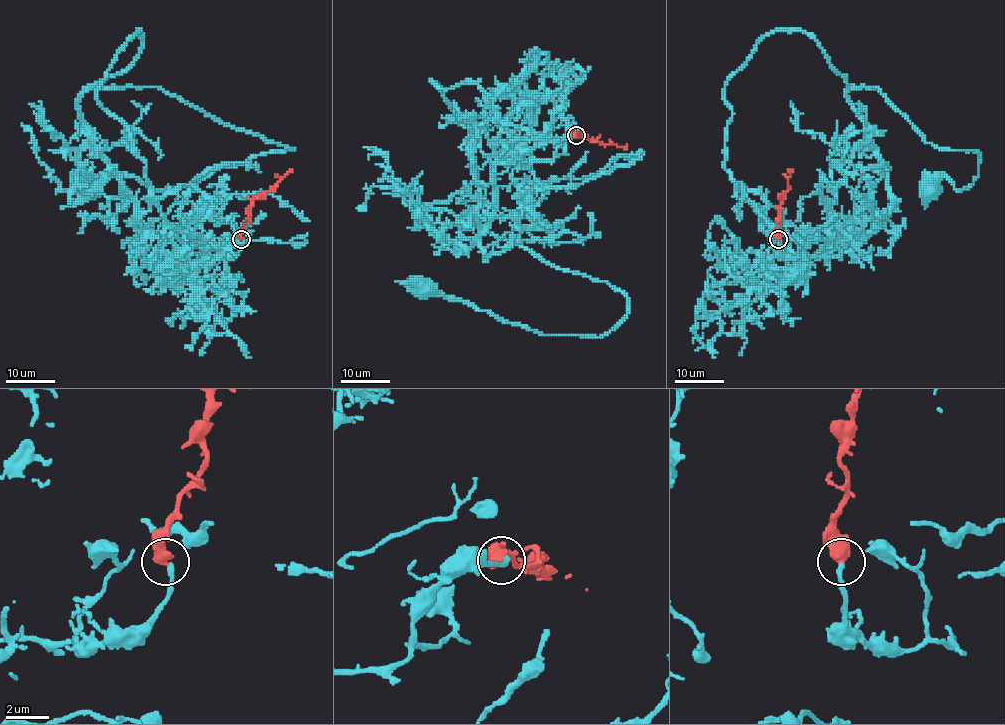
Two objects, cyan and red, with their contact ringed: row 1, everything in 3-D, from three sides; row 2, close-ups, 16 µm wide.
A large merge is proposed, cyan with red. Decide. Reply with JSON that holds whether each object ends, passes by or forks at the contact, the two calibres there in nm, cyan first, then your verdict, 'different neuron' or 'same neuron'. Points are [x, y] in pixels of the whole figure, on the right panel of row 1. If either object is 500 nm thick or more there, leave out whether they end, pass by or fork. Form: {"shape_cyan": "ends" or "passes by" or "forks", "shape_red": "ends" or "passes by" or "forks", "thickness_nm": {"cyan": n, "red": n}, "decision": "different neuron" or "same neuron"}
{"thickness_nm": {"cyan": 240, "red": 600}, "decision": "different neuron"}

